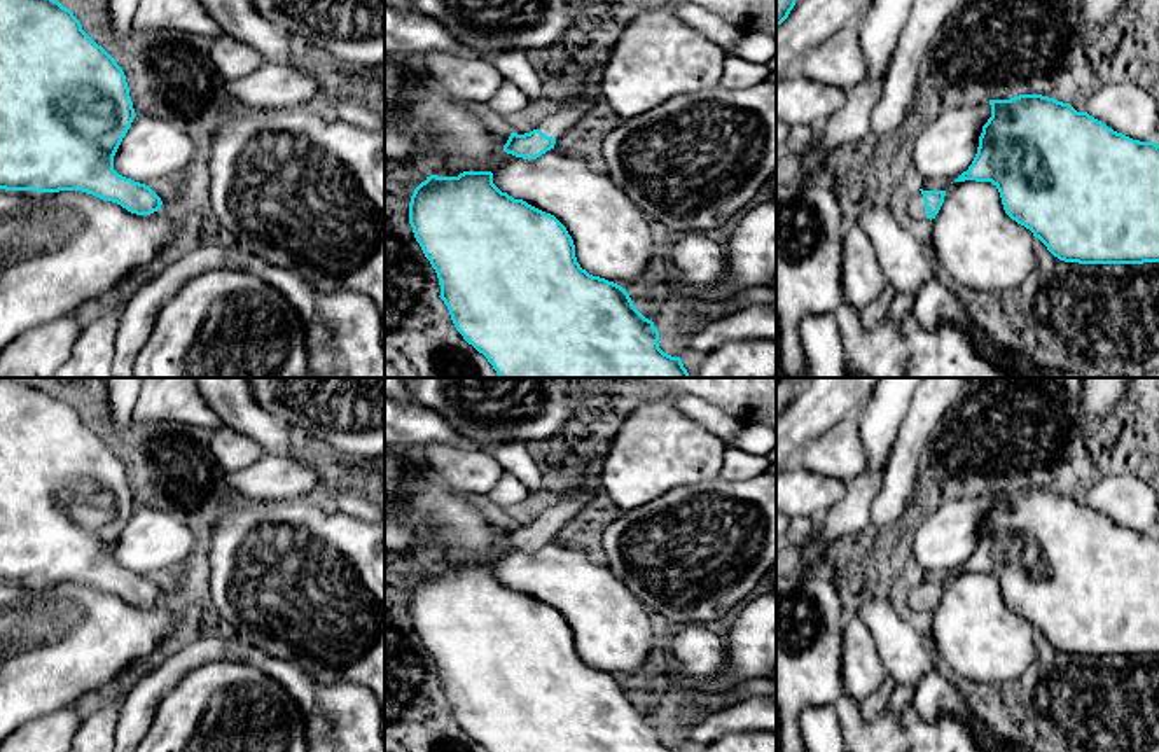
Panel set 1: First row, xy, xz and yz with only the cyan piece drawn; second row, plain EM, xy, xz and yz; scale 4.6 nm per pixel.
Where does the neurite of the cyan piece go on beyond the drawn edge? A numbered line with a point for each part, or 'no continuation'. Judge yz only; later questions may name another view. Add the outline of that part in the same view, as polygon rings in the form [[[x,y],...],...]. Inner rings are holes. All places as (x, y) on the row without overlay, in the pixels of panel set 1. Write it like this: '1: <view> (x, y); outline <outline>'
1: yz (916, 597); outline [[[914,581],[909,589],[909,607],[916,612],[927,610],[927,600],[920,581]]]

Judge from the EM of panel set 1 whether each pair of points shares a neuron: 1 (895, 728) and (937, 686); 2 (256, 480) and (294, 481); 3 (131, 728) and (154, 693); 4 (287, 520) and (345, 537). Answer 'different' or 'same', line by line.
1: different
2: same
3: same
4: same

